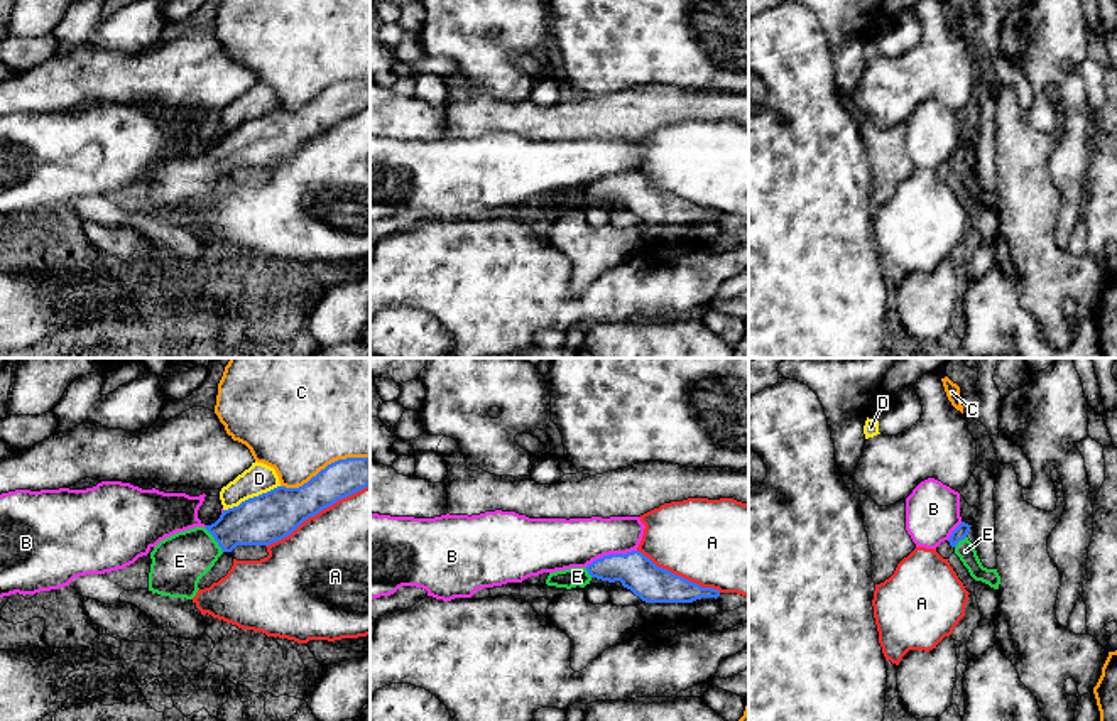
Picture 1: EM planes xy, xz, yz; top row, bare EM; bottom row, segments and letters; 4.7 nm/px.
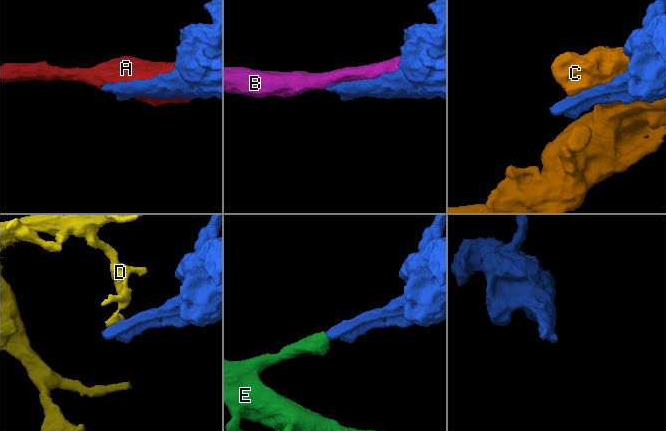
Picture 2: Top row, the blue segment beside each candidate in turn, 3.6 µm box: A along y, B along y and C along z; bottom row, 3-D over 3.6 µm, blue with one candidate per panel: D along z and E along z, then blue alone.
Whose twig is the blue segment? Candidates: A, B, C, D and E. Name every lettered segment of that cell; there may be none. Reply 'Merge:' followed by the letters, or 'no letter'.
Merge: E

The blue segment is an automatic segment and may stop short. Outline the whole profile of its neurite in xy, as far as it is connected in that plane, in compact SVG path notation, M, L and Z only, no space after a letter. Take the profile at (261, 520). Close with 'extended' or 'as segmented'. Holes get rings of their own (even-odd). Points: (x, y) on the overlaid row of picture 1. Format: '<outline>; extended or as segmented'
M370 458L338 459L299 488L277 486L242 501L238 507L223 510L211 525L194 527L166 537L150 552L149 591L169 598L193 599L199 589L199 579L223 552L232 552L237 545L270 545L282 540L309 517L367 486L370 486Z; extended

